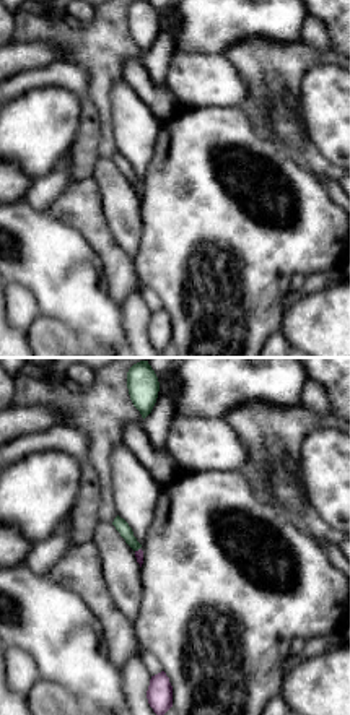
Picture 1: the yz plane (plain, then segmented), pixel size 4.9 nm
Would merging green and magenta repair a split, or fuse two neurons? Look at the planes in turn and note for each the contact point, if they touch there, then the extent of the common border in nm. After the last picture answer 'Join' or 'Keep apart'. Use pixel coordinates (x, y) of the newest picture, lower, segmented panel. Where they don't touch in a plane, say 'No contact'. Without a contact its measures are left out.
Touches green at (137, 550). Shared border 30 nm

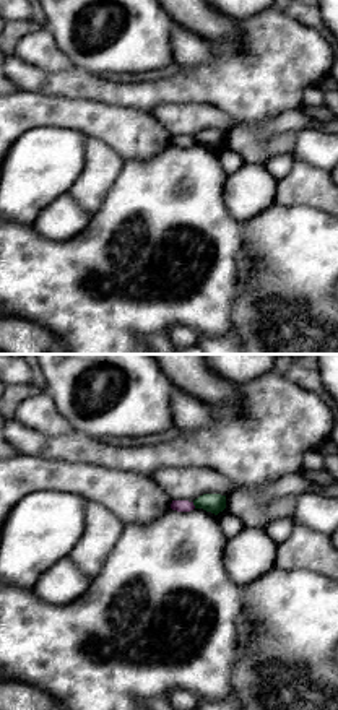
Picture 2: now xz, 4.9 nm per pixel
Touches green at (194, 504). Shared border 40 nm

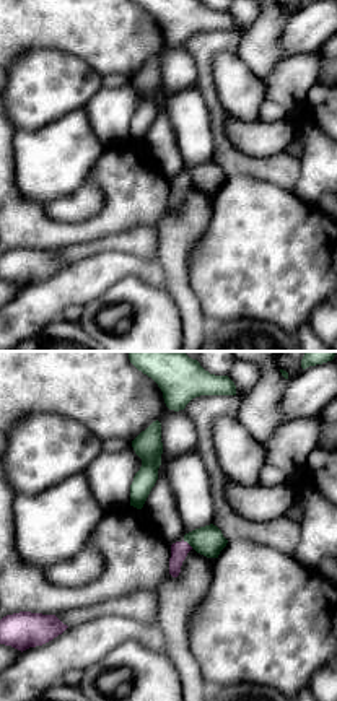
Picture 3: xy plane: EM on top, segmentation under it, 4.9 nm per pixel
Touches green at (188, 542). Shared border 70 nm

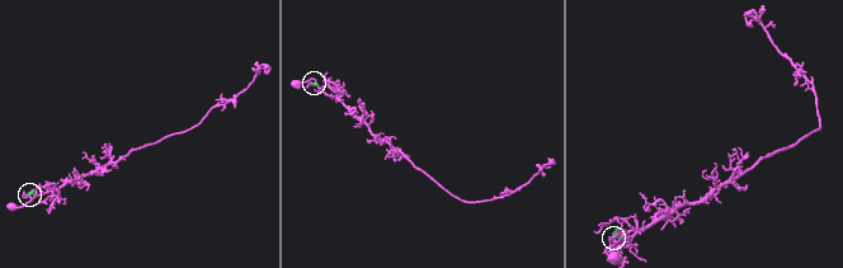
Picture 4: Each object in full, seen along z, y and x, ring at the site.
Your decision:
Keep apart

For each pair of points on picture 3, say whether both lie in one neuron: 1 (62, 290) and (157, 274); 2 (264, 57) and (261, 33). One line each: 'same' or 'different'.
1: same
2: same

